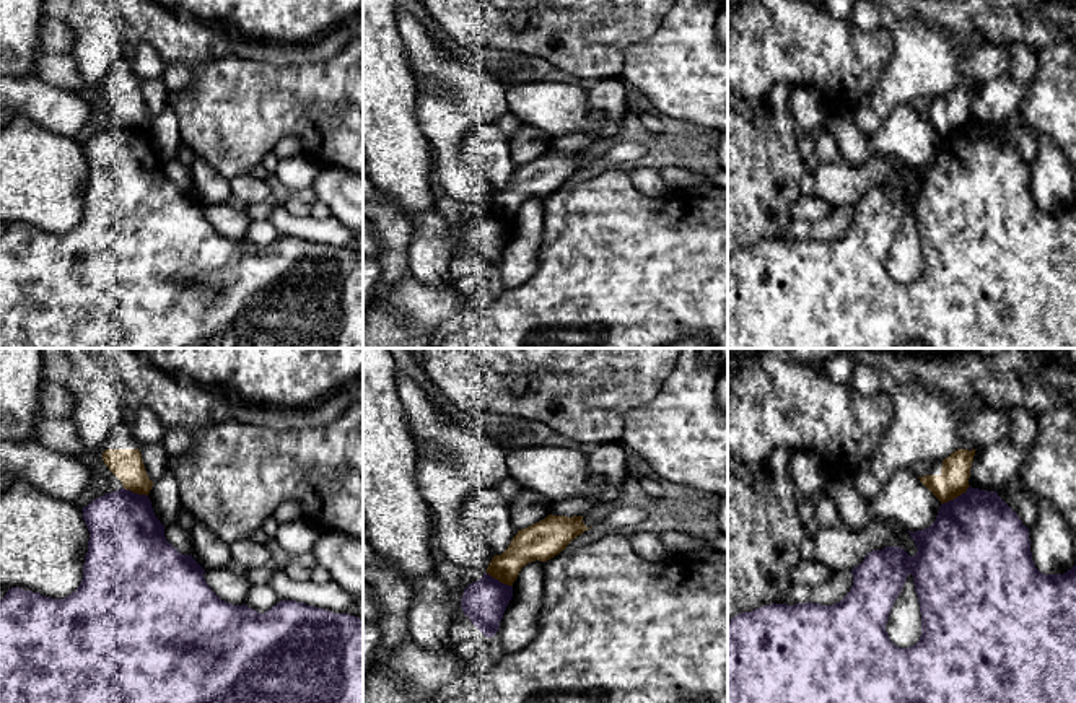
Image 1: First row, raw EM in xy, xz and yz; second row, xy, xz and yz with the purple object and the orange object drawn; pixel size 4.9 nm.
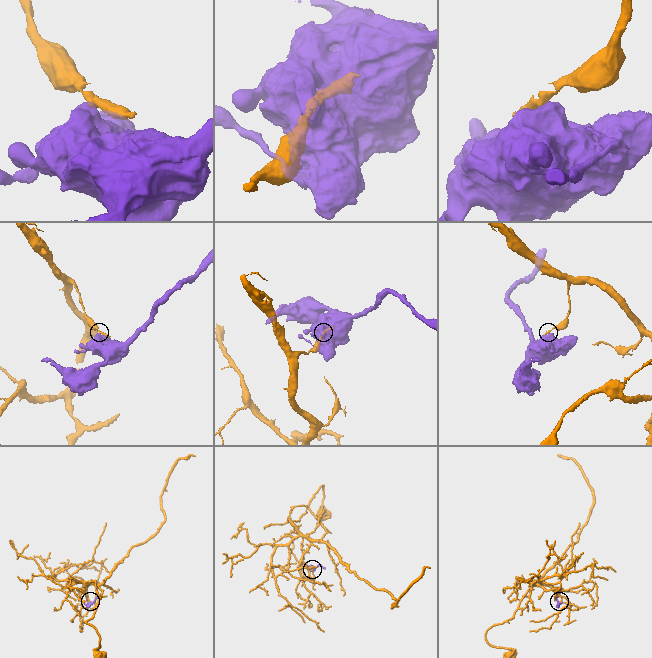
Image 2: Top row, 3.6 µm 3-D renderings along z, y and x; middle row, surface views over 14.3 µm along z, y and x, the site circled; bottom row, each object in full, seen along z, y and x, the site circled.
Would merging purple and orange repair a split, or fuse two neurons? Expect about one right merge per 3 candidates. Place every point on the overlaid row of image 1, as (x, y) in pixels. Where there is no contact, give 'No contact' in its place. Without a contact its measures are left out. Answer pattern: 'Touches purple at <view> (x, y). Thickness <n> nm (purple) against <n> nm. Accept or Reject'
Touches purple at yz (957, 497). Thickness 480 nm (purple) against 150 nm. Reject

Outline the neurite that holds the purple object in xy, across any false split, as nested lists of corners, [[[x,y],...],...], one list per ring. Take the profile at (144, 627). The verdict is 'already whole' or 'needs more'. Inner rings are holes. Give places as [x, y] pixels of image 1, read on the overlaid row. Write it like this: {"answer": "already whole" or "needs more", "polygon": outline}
{"answer": "already whole", "polygon": [[[120,488],[93,500],[83,509],[83,519],[90,531],[88,552],[83,563],[83,579],[77,591],[63,599],[50,599],[39,592],[11,587],[0,599],[0,703],[363,703],[363,620],[348,613],[334,613],[296,600],[280,600],[277,605],[260,613],[247,605],[233,605],[221,600],[207,584],[205,570],[192,555],[179,553],[164,537],[164,526],[153,513],[151,501],[147,495],[138,495]]]}

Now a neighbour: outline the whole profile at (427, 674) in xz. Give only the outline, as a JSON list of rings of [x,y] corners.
[[[413,641],[400,644],[387,662],[391,674],[402,679],[420,703],[436,703],[438,693],[461,677],[462,666],[456,653],[433,654]]]

